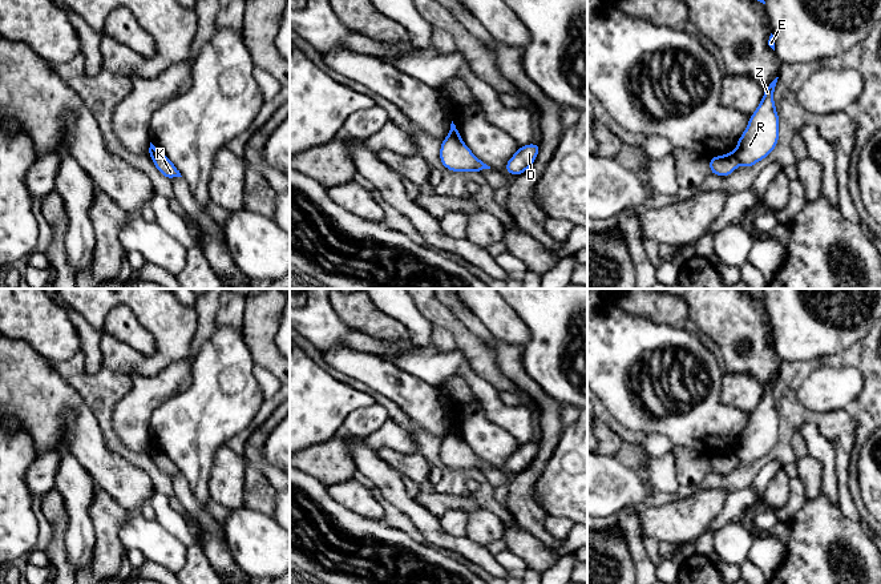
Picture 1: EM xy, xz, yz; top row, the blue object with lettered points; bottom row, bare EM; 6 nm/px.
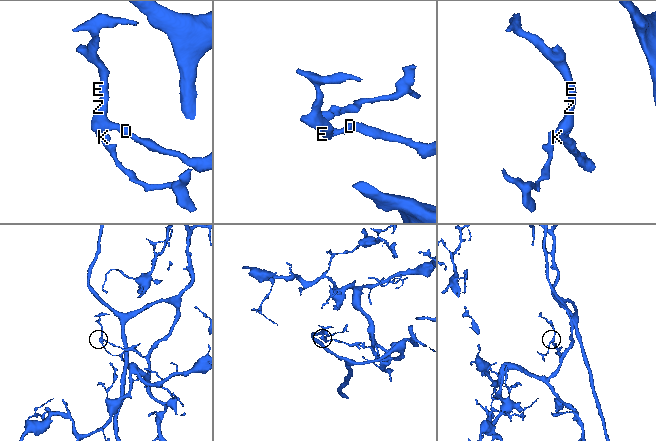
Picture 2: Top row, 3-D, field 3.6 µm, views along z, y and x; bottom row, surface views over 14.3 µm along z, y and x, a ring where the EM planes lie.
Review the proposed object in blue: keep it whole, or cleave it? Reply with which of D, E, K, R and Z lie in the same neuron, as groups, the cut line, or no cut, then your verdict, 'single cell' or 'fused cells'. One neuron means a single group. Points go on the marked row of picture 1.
groups D E R Z / K; cut xz (449, 135), (460, 140); fused cells

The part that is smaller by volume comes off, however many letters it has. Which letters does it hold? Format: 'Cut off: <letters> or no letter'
Cut off: K

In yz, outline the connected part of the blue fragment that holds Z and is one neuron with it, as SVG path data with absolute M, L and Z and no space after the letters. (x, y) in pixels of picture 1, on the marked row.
M777 78L764 89L764 97L749 117L747 129L734 150L739 162L748 168L765 158L776 148L779 140L779 116L773 104Z

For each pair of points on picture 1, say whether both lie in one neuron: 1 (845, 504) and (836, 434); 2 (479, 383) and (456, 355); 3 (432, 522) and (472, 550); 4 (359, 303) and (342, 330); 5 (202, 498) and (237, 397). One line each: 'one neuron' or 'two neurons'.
1: one neuron
2: two neurons
3: one neuron
4: two neurons
5: one neuron

